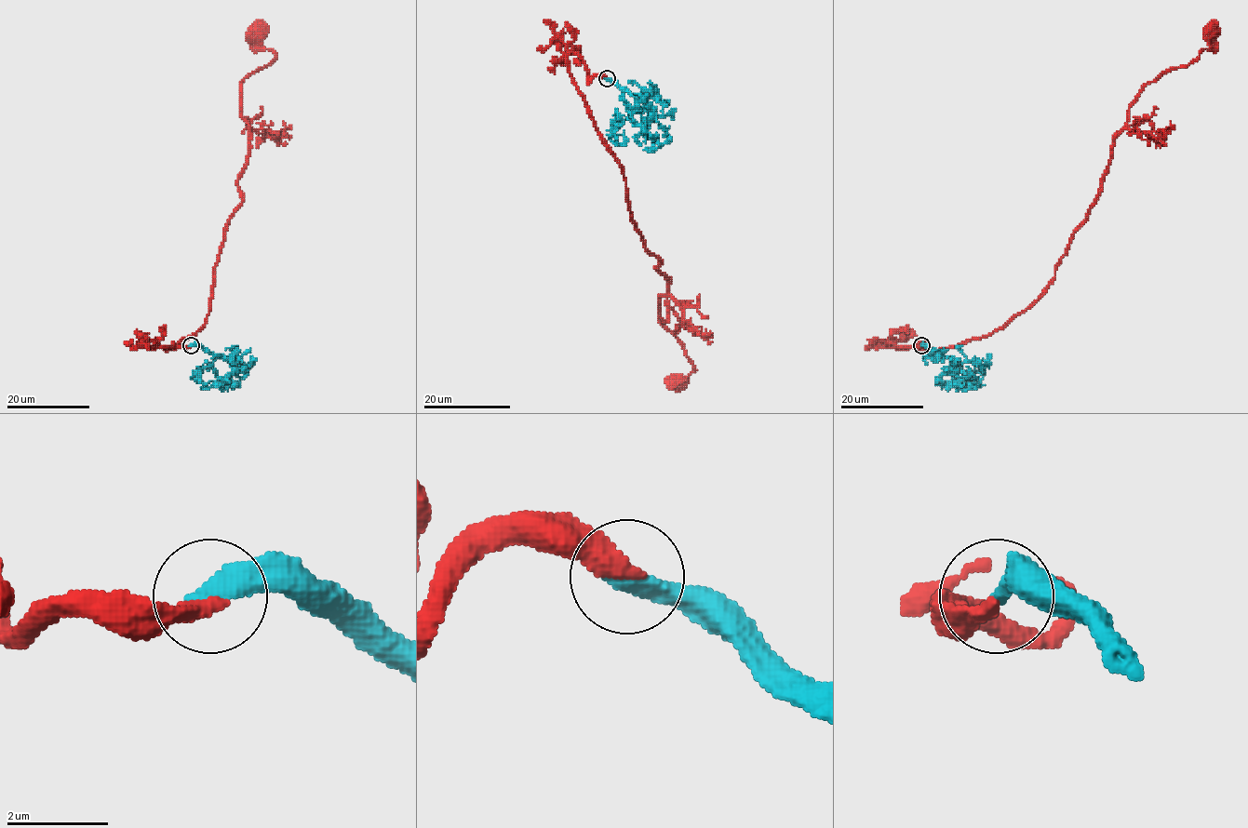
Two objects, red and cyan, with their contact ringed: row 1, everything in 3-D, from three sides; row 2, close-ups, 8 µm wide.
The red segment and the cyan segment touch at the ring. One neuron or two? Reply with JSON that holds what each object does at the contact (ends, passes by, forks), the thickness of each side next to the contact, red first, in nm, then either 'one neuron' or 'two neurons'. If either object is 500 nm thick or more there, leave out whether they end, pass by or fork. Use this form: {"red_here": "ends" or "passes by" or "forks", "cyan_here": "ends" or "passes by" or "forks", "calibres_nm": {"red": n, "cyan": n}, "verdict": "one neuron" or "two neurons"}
{"red_here": "ends", "cyan_here": "ends", "calibres_nm": {"red": 400, "cyan": 380}, "verdict": "one neuron"}

